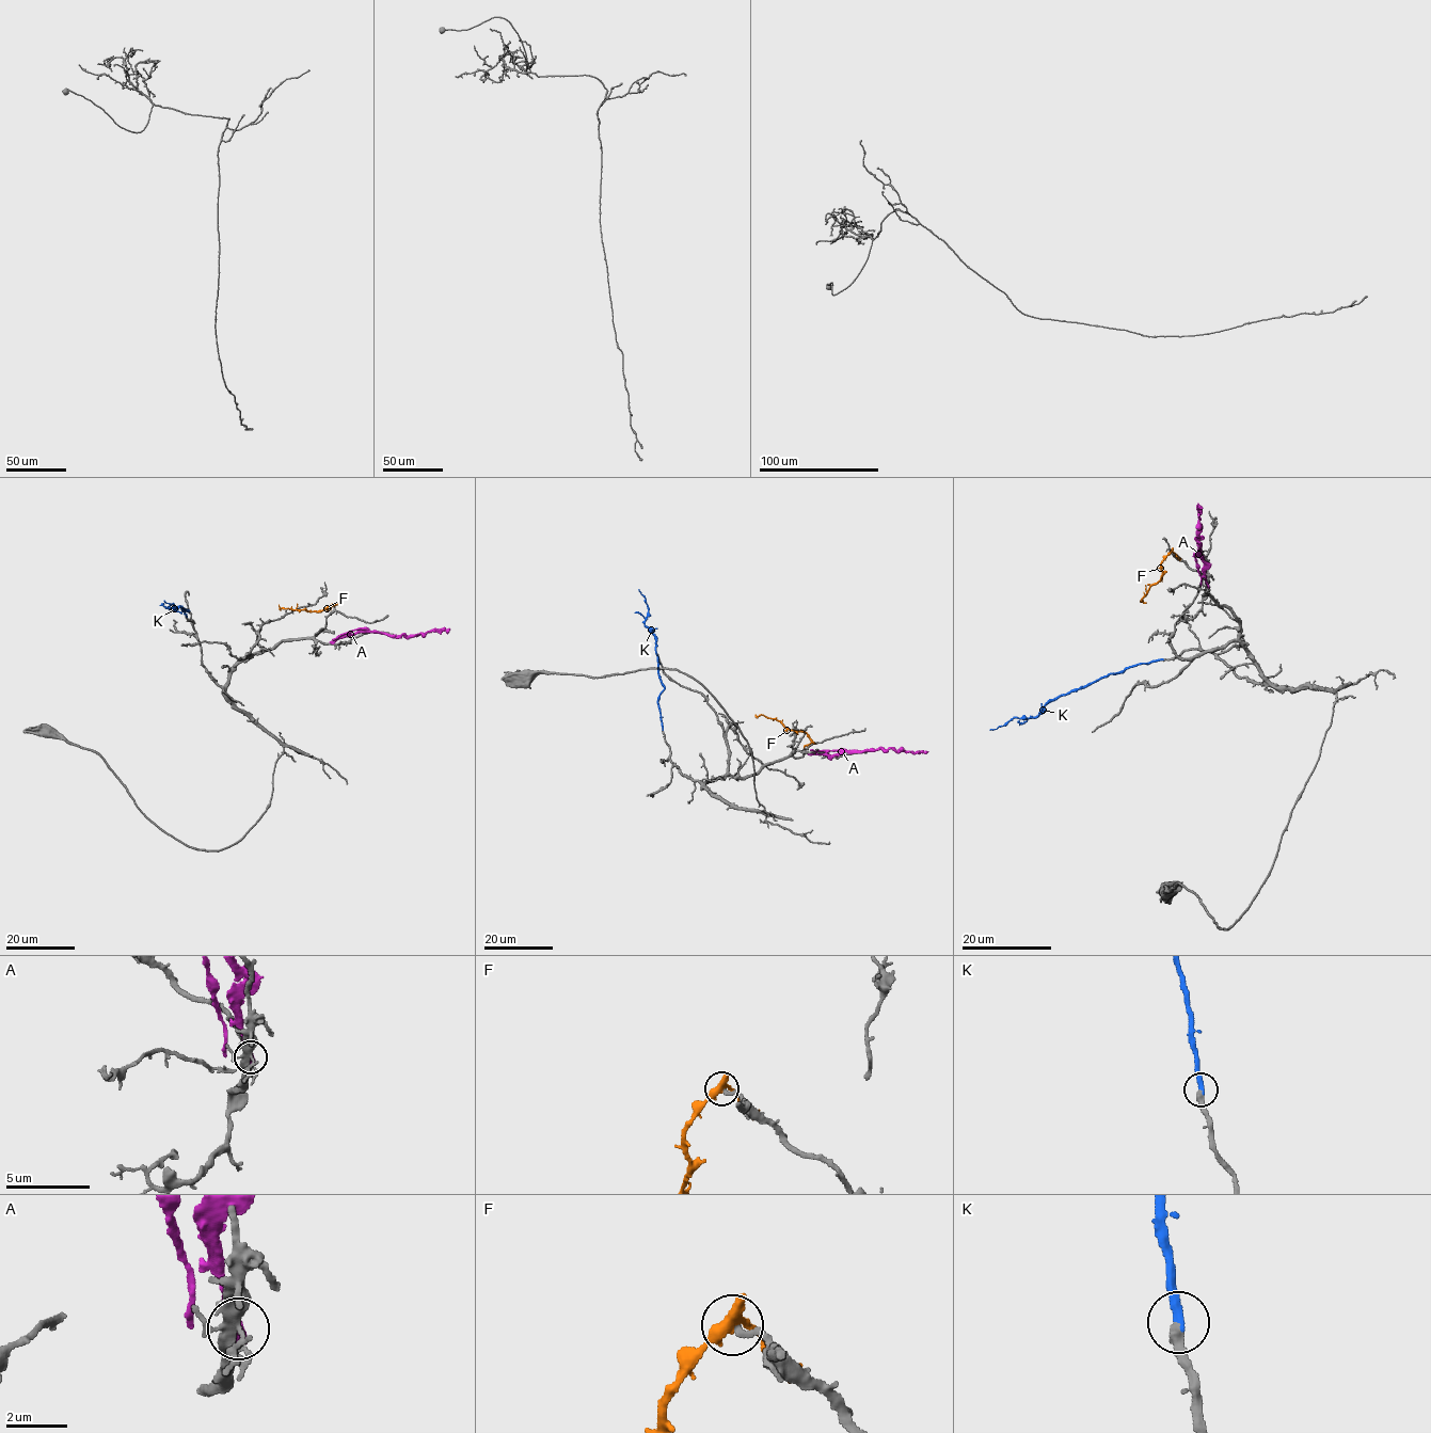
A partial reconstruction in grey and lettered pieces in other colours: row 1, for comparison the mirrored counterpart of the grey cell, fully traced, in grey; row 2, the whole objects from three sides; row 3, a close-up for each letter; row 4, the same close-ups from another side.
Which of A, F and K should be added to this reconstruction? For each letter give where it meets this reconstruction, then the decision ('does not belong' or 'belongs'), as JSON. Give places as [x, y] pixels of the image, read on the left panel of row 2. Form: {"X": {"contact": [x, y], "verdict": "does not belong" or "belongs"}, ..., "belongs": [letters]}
{"A": {"contact": [333, 642], "verdict": "does not belong"}, "F": {"contact": [334, 605], "verdict": "does not belong"}, "K": {"contact": [186, 616], "verdict": "belongs"}, "belongs": ["K"]}

